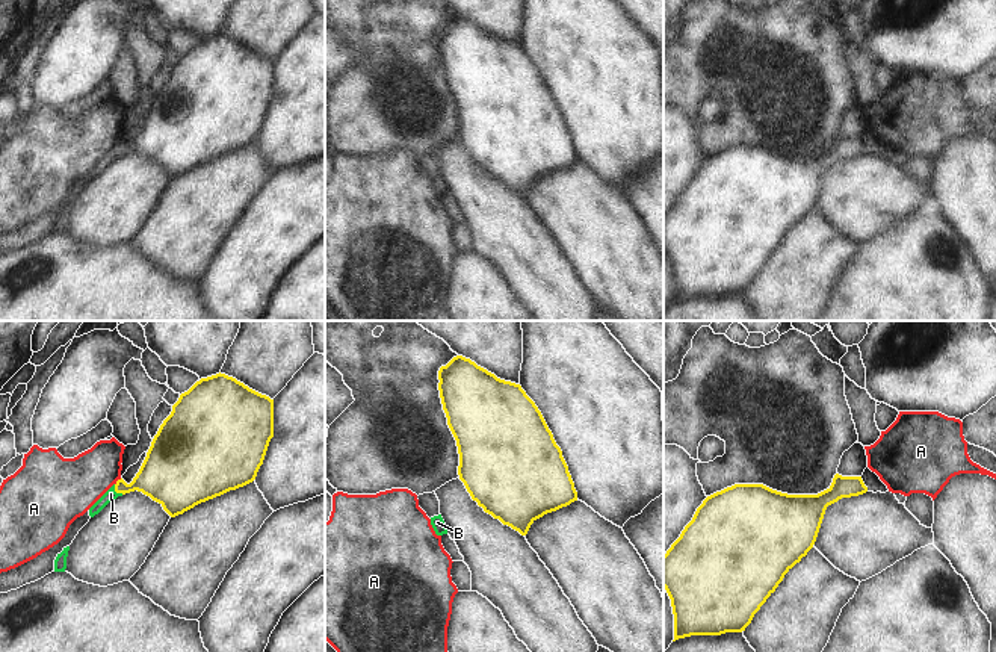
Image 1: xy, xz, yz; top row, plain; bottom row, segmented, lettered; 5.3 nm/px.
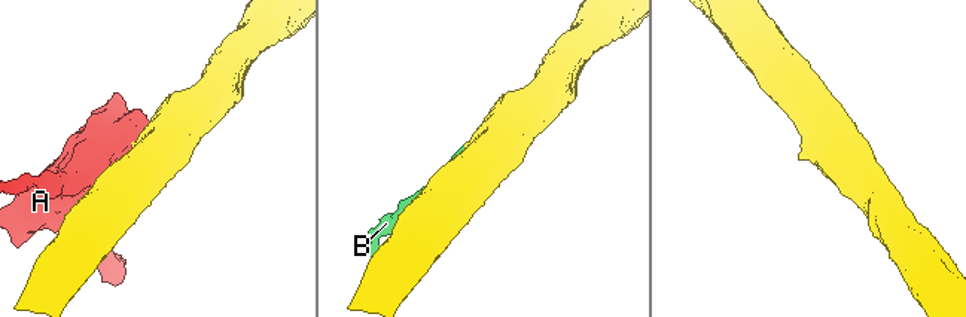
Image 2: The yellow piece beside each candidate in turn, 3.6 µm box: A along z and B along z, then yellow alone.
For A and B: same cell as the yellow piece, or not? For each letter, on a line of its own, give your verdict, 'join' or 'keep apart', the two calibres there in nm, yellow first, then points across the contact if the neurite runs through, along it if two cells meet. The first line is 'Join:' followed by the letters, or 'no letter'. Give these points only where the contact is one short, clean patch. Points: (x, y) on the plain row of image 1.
Join: B
A: keep apart | 260/300 nm | along xy (121, 139), (115, 145)
B: join | 240/60 nm | across xy (160, 138), (117, 153), (111, 155)

